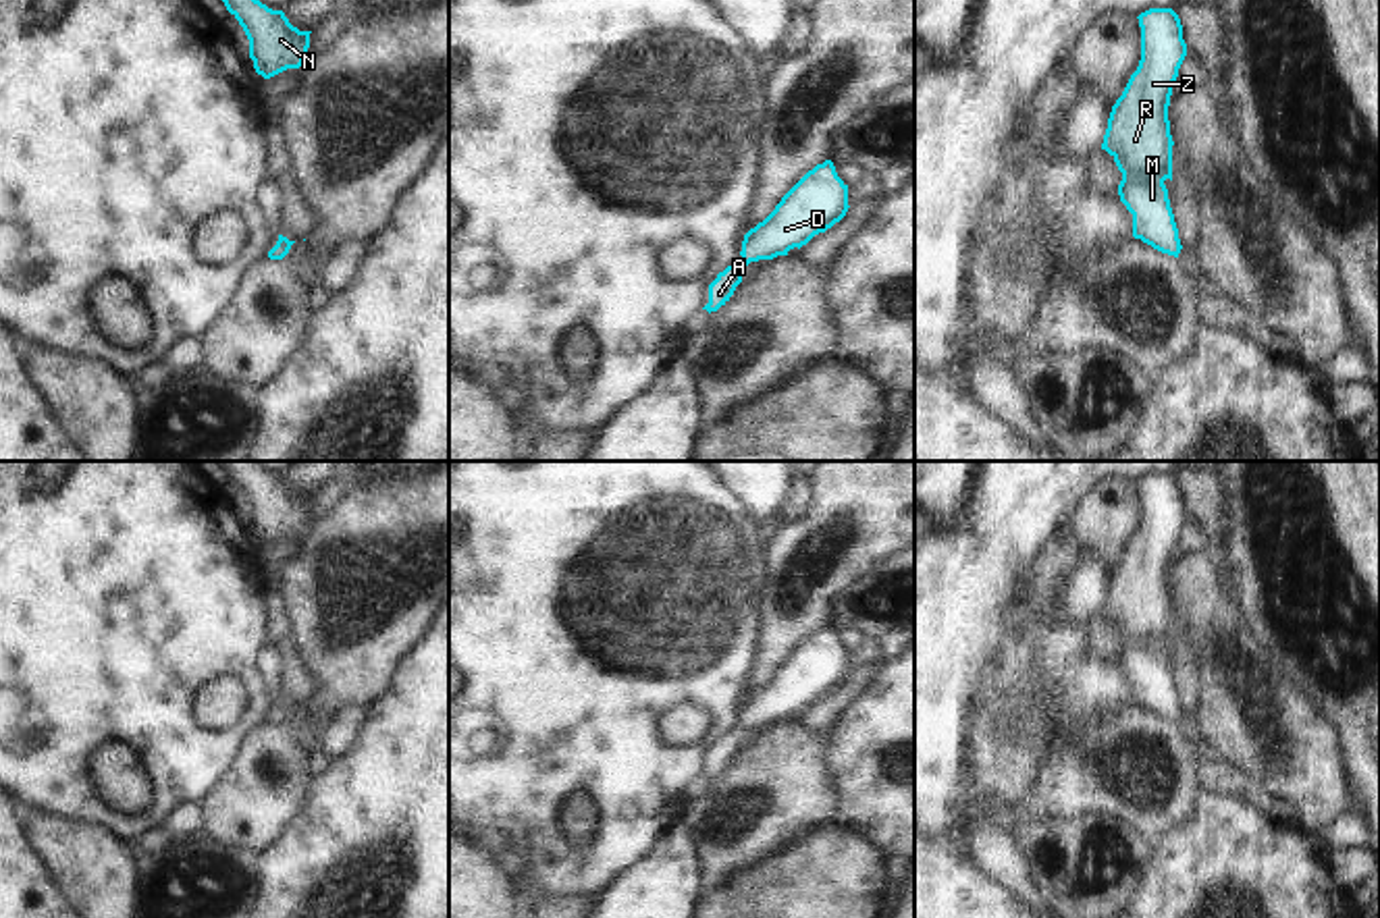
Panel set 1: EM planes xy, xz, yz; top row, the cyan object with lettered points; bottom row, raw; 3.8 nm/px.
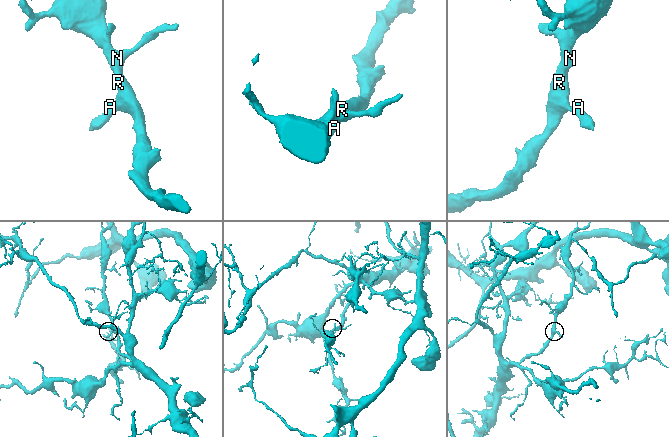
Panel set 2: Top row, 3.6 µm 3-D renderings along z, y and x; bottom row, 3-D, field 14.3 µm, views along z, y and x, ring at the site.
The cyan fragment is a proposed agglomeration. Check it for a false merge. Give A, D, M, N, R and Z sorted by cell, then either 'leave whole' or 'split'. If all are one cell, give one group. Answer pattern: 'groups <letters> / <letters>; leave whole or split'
groups A D M N R Z; leave whole

